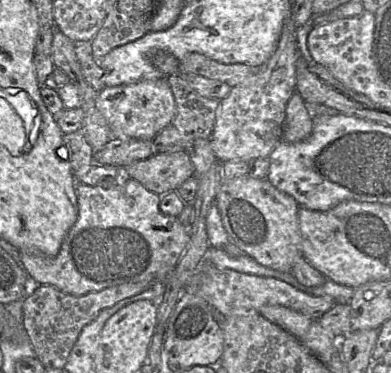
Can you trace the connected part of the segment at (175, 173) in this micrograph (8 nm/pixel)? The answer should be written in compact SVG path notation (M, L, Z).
M186 151L154 154L123 168L130 178L159 196L176 191L194 176L194 167Z

